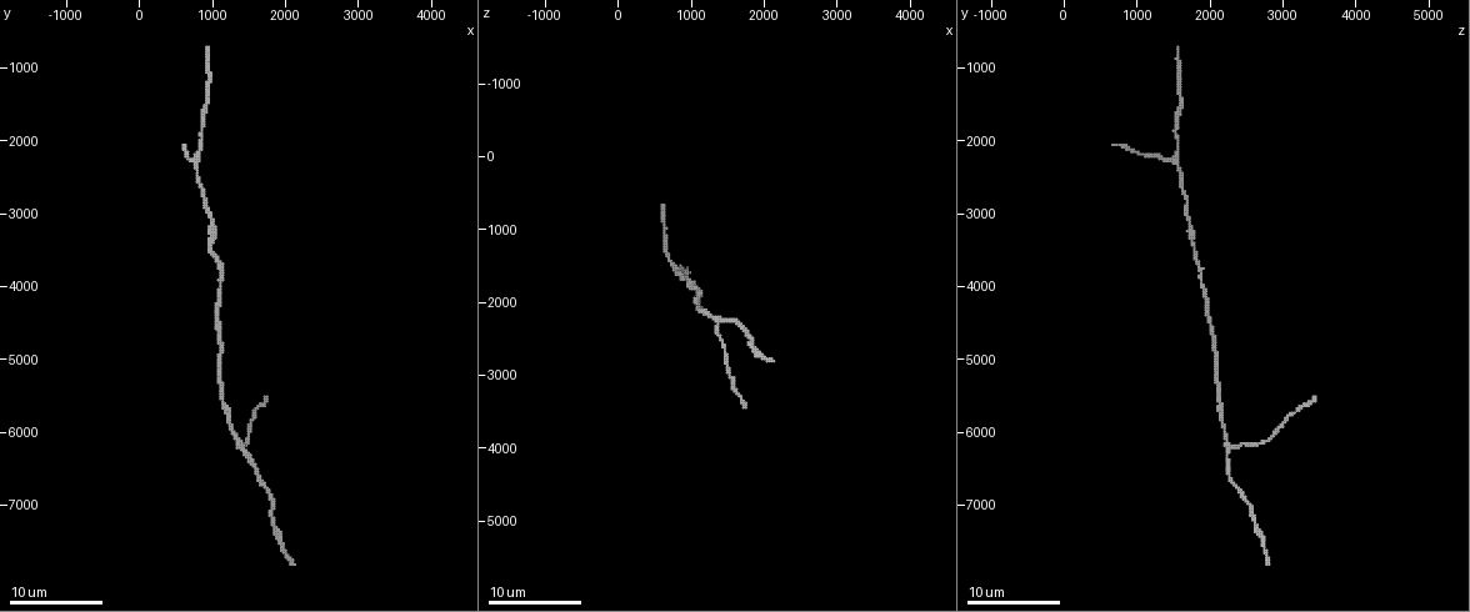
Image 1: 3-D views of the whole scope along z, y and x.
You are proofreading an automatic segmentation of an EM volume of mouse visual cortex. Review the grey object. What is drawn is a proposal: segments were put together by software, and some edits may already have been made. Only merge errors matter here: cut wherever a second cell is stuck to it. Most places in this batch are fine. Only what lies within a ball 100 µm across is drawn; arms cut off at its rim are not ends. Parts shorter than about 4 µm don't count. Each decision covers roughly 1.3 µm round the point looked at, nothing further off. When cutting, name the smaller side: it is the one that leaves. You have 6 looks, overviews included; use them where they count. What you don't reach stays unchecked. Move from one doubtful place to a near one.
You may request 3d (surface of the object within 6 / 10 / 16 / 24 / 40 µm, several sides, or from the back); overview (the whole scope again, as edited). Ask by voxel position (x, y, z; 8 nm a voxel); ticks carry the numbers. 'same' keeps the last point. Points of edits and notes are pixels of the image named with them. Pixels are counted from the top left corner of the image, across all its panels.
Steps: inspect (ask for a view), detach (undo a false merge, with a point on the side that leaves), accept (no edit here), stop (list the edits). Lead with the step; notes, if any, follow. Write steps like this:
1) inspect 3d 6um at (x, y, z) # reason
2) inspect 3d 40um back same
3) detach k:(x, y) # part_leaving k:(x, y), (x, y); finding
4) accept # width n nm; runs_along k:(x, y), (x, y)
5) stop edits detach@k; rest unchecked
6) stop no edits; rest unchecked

inspect 3d 6um at (800, 2250, 1450) # three arms meet

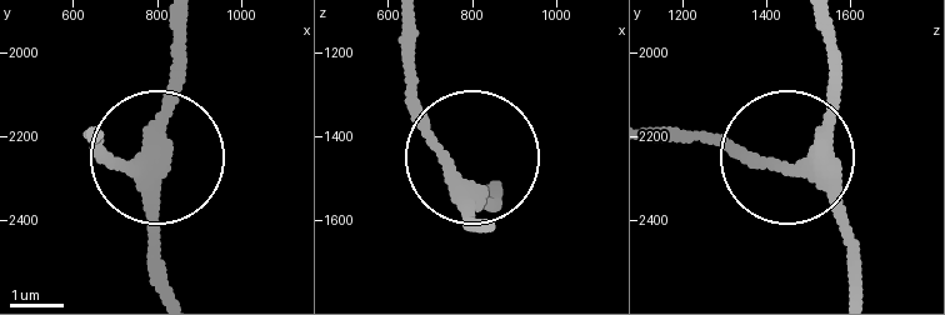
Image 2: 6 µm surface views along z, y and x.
inspect 3d 6um back at (750, 2270, 1485)

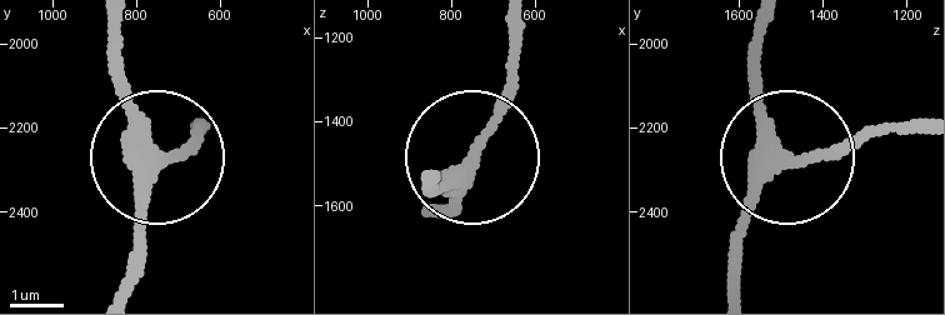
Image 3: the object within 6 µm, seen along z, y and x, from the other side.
accept # arms 3; runs_along 3:(431, 216), (454, 203), (490, 123), (508, 28); continuous, no second cell

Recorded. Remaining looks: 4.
inspect 3d 6um at (1000, 3150, 1700) # calibre changes

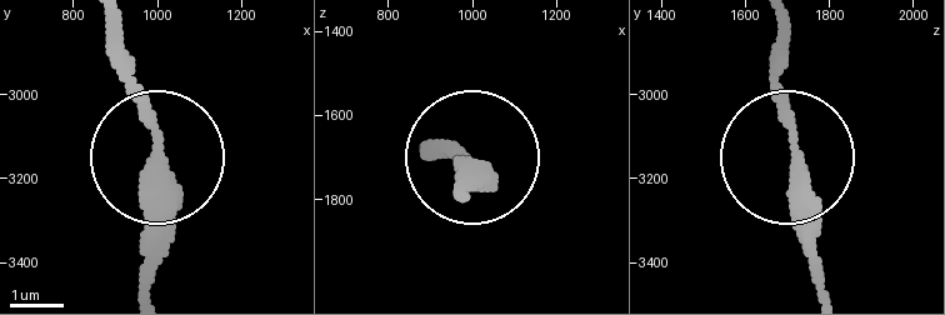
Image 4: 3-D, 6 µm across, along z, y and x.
inspect 3d 6um back at (1000, 3170, 1730)

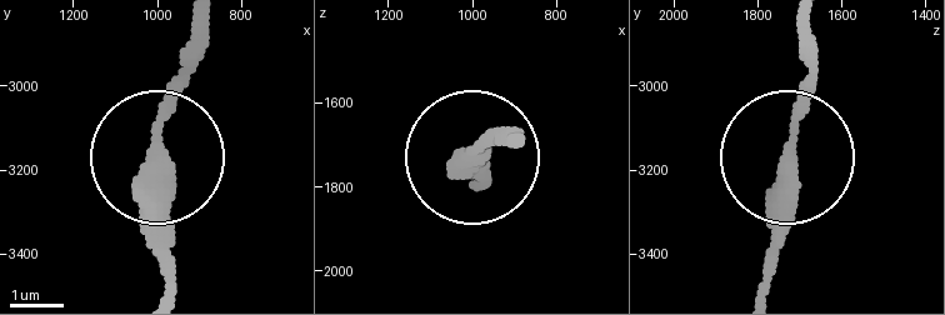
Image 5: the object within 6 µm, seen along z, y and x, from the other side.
accept # all the same cell

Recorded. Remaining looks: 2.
inspect 3d 10um at (1150, 5600, 2150) # sudden change in width

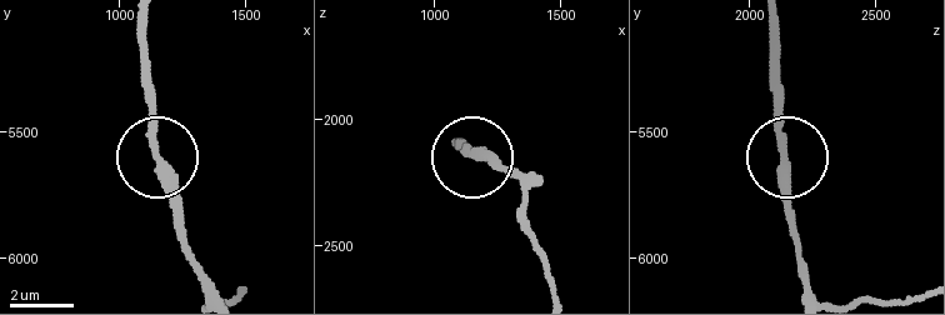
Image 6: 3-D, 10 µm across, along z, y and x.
accept # runs_along 6:(768, 23), (768, 79), (793, 238); continuous, no second cell

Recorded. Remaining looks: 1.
stop no edits; rest unchecked

